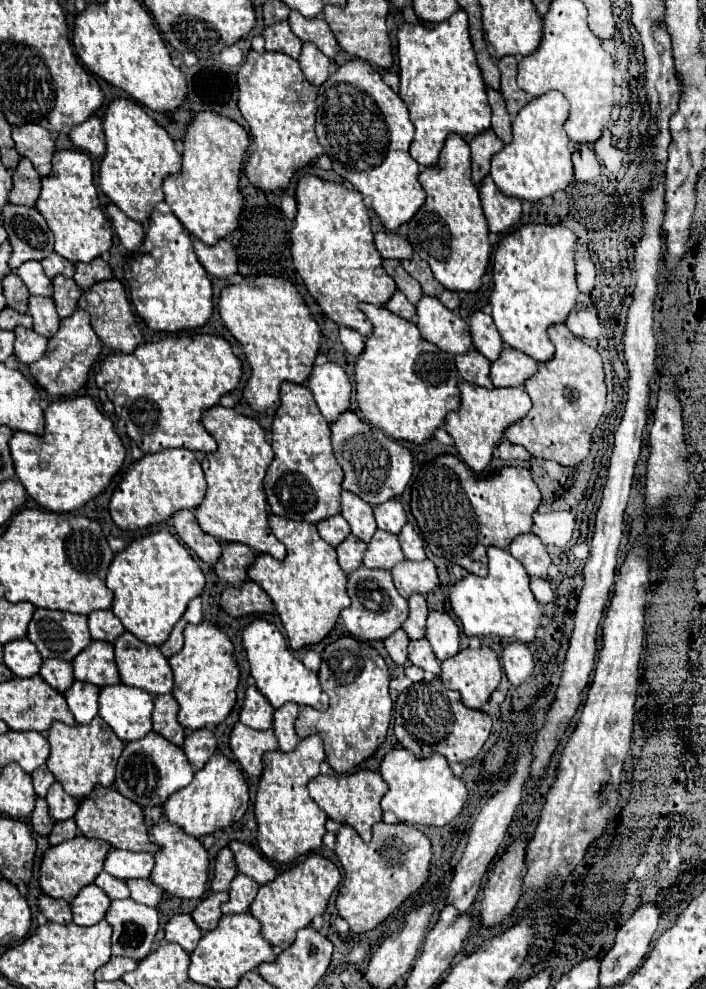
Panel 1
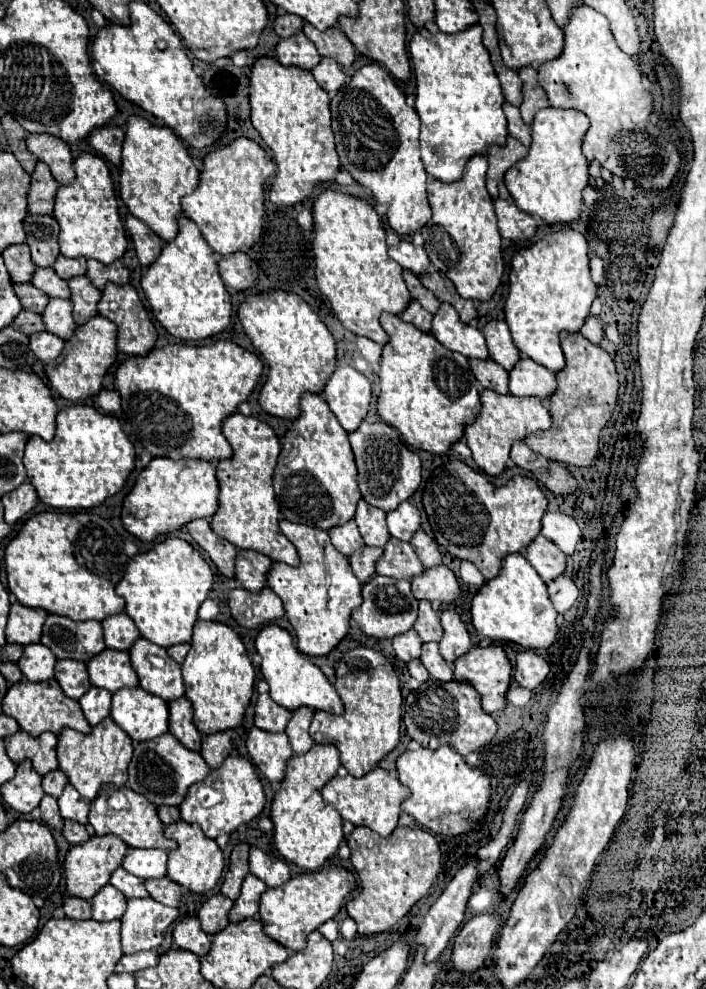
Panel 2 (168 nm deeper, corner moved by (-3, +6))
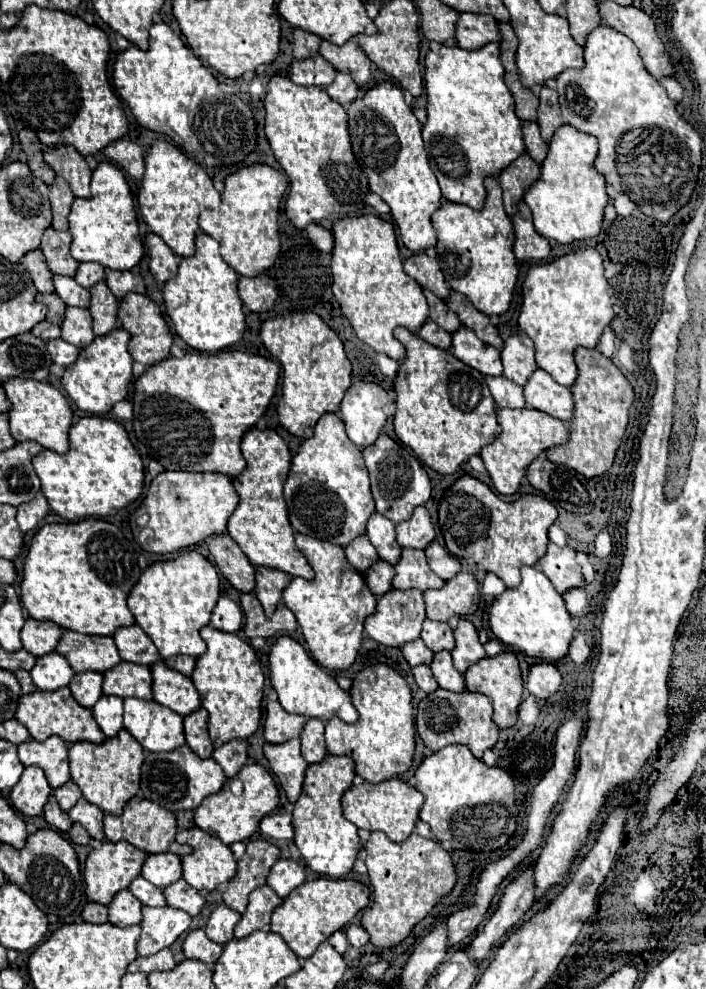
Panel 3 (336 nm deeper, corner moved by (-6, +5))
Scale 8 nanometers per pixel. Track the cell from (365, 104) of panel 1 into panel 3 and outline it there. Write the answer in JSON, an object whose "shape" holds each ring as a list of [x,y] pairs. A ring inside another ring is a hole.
{"shape":[[[382,82],[368,90],[364,98],[352,102],[346,110],[354,156],[370,178],[370,190],[390,206],[404,246],[412,252],[434,248],[438,238],[430,216],[442,206],[442,192],[428,164],[420,124],[404,102],[402,88],[394,82]]]}

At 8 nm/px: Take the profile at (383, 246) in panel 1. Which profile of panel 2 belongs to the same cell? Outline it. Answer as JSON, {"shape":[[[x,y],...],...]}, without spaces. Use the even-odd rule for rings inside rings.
{"shape":[[[401,239],[399,245],[391,245],[389,247],[389,255],[391,259],[395,259],[403,269],[413,271],[415,275],[425,273],[429,269],[429,257],[425,253],[423,247],[413,245],[407,239]]]}

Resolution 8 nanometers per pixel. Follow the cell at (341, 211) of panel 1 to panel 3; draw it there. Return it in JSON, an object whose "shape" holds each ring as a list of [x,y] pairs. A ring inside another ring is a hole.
{"shape":[[[372,214],[344,218],[334,224],[334,244],[332,292],[344,316],[362,342],[400,362],[406,358],[406,350],[394,338],[394,328],[404,326],[416,334],[416,330],[428,322],[428,302],[422,286],[402,268],[394,226]]]}

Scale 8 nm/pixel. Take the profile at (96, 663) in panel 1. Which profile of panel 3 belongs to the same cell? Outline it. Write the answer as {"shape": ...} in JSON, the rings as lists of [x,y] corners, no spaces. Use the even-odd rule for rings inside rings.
{"shape":[[[122,662],[118,670],[104,674],[104,694],[118,698],[142,698],[152,700],[152,672],[148,666],[130,666]]]}

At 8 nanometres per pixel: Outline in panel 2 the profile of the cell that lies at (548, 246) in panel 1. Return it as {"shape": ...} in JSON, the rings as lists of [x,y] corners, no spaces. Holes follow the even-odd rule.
{"shape":[[[567,229],[547,233],[543,239],[521,247],[511,257],[509,295],[505,299],[505,321],[509,325],[515,347],[557,373],[563,365],[559,345],[561,331],[579,331],[589,315],[589,307],[597,297],[595,283],[589,277],[589,247],[583,233]]]}

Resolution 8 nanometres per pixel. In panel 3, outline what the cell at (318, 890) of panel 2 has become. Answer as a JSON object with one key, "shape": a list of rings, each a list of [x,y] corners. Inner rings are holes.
{"shape":[[[318,878],[312,882],[306,882],[300,886],[300,890],[294,890],[282,906],[274,912],[270,930],[280,934],[288,948],[298,958],[310,958],[318,944],[326,942],[336,930],[346,928],[354,916],[370,904],[370,890],[356,882],[356,880],[330,880],[330,878]]]}

